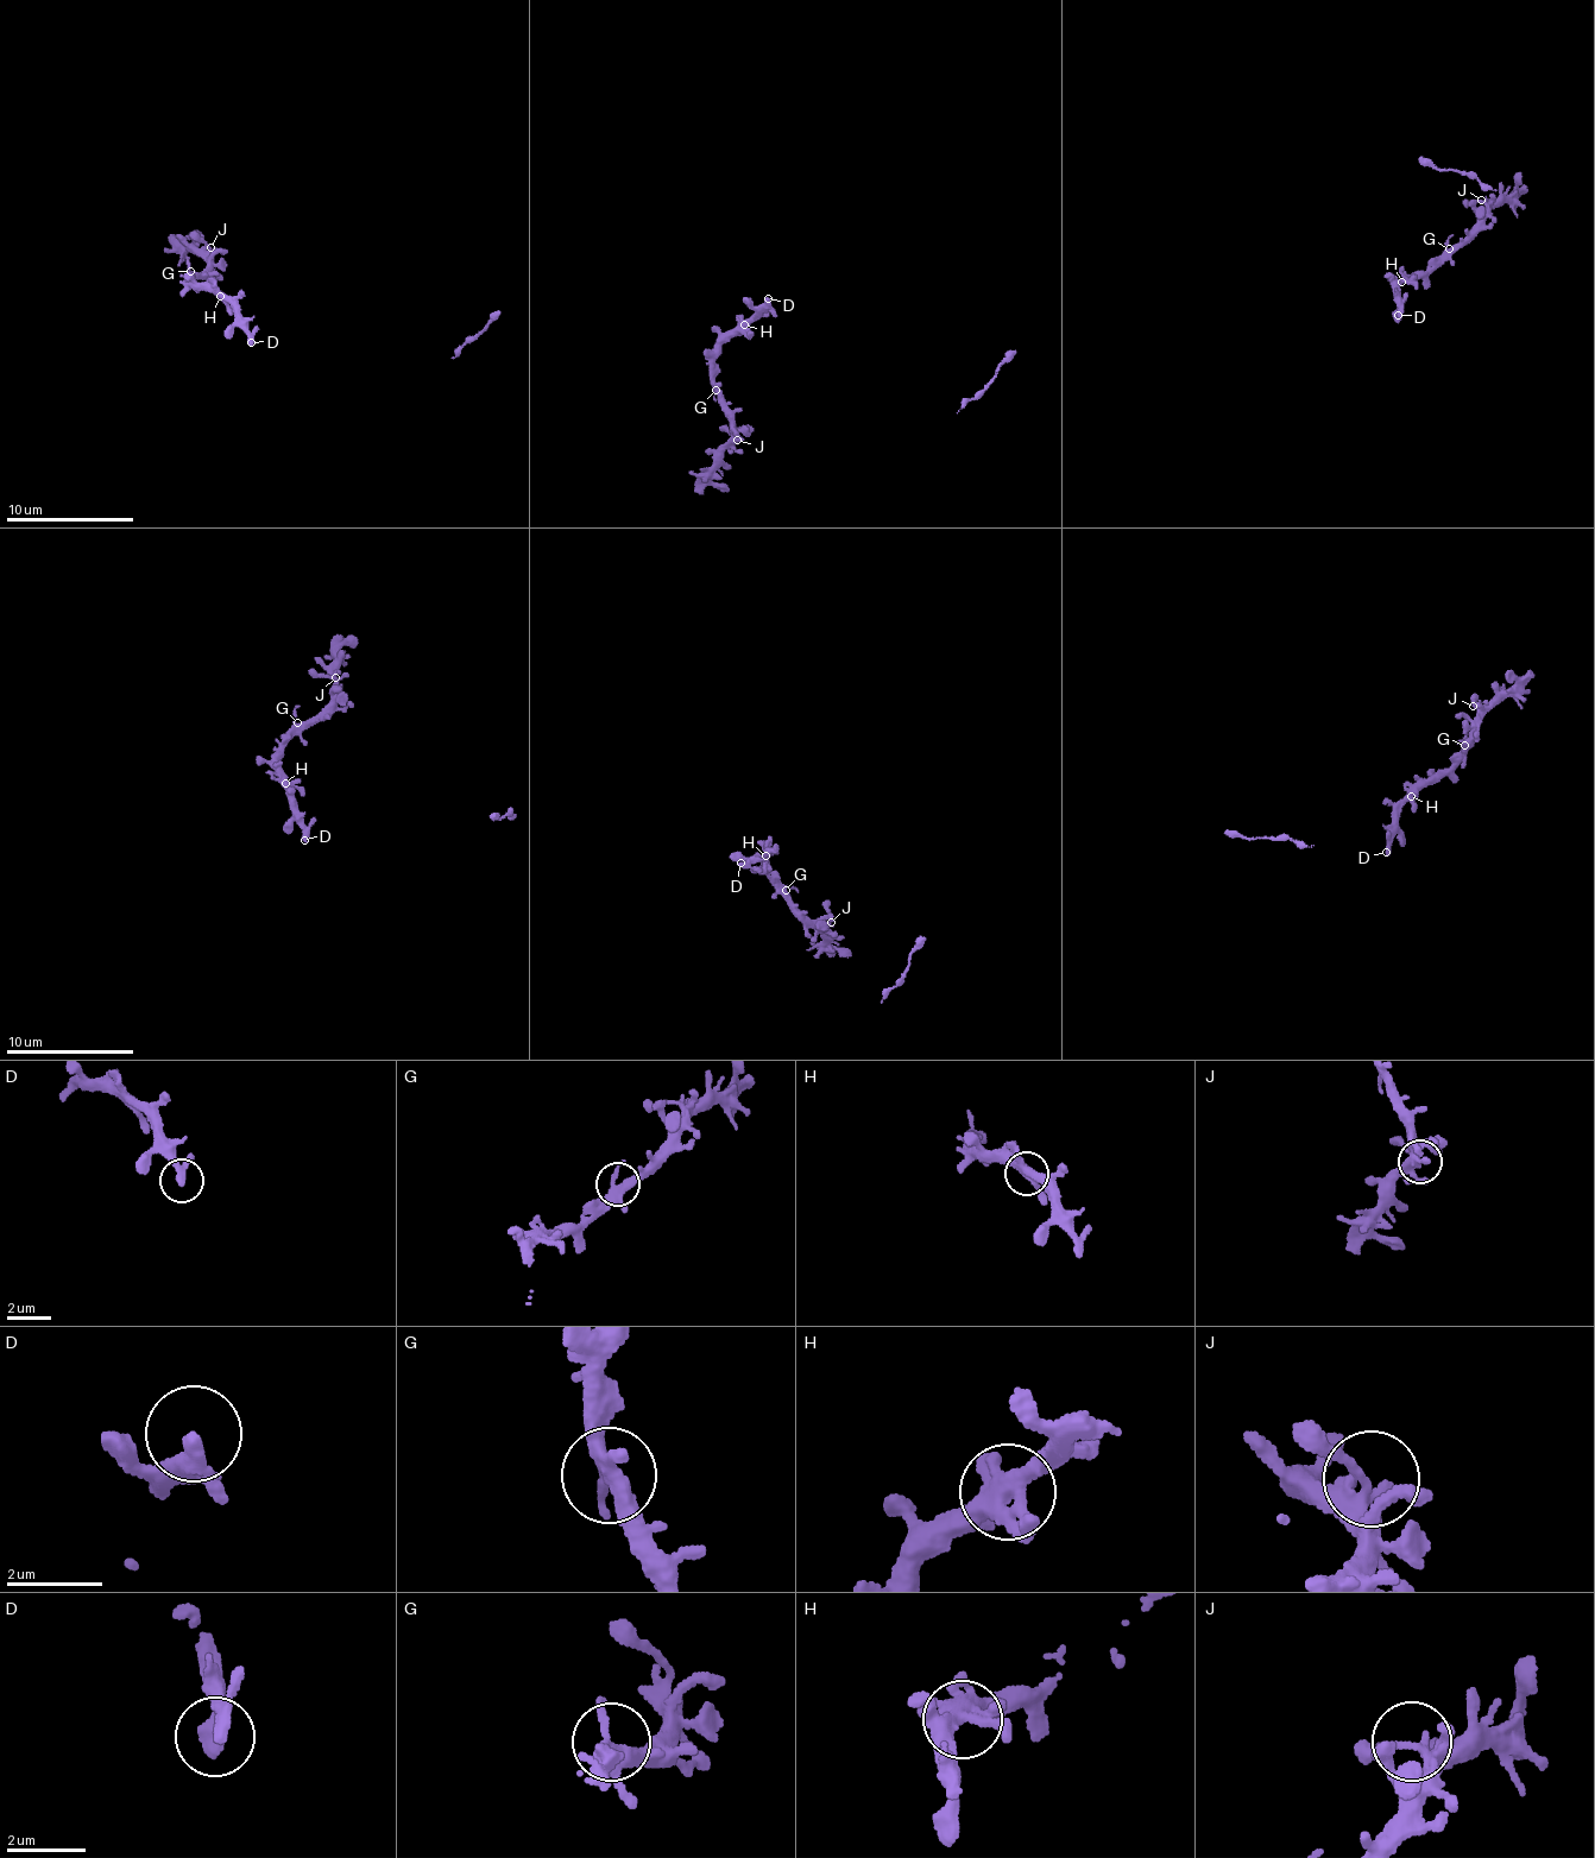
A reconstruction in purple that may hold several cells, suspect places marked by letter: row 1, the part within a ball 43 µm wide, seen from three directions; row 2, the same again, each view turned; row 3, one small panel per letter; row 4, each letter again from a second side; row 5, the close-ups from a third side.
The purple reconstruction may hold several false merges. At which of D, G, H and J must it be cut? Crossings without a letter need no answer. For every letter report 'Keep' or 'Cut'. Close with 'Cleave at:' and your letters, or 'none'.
D: Keep
G: Keep
H: Keep
J: Keep
Cleave at: none

